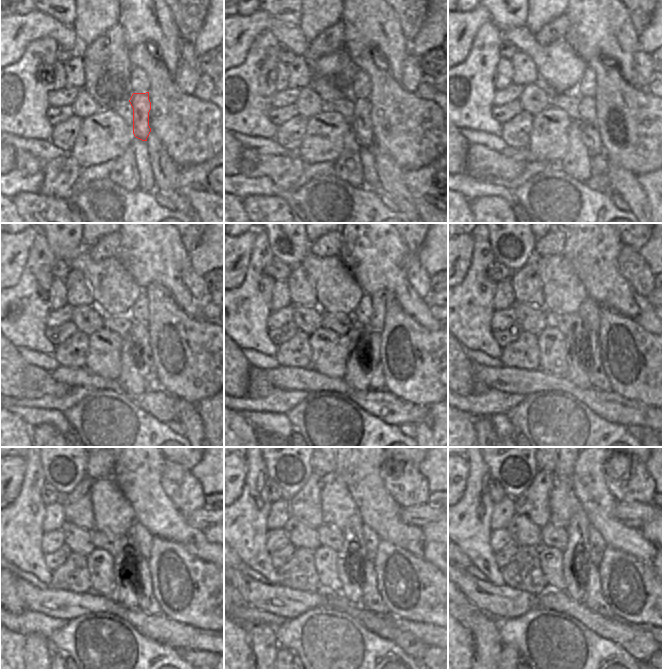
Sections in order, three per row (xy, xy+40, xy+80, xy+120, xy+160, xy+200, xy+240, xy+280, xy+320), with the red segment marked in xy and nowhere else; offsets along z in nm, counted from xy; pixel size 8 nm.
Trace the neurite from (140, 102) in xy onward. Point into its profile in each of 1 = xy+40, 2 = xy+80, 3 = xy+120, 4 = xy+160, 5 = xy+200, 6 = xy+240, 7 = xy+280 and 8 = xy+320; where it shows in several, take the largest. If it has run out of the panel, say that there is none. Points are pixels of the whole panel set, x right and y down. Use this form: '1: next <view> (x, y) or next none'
1: next xy+40 (362, 126)
2: next xy+80 (588, 126)
3: next xy+120 (138, 332)
4: next xy+160 (367, 344)
5: next xy+200 (589, 344)
6: next xy+240 (148, 603)
7: next xy+280 (371, 600)
8: next xy+320 (594, 600)

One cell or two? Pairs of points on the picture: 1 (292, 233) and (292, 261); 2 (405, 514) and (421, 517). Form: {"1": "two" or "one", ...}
{"1": "one", "2": "one"}

